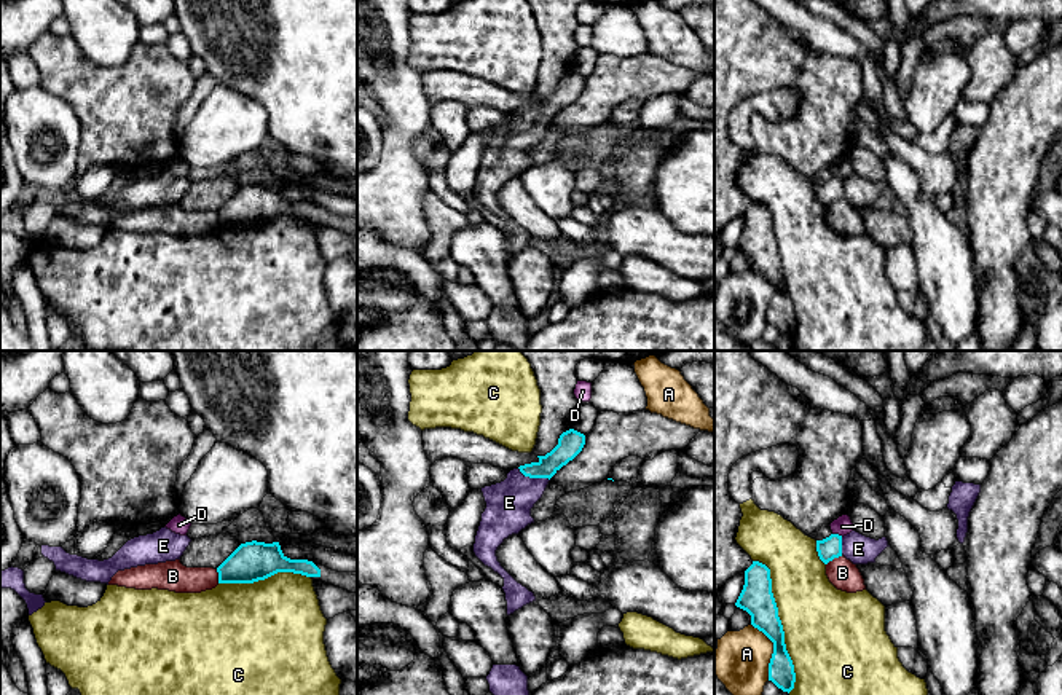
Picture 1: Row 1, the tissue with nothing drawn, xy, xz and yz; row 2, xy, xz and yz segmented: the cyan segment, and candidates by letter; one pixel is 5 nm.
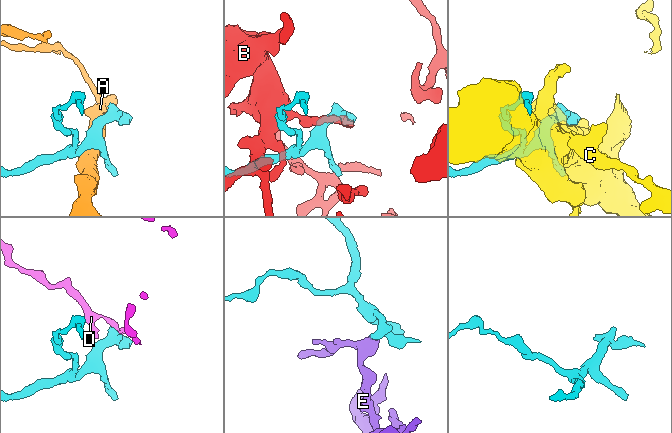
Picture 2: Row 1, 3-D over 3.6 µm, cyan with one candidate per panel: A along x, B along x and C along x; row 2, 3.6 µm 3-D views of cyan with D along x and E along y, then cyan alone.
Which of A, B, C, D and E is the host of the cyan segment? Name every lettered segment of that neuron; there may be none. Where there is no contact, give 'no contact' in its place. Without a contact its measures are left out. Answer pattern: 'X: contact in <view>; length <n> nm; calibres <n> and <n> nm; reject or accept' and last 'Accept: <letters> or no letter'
A: contact in yz; length 300 nm; calibres 150 and 280 nm; reject
B: contact in yz; length 100 nm; calibres 120 and 150 nm; reject
C: contact in yz; length 700 nm; calibres 170 and 440 nm; reject
D: contact in yz; length 60 nm; calibres 120 and 90 nm; reject
E: contact in xz; length 170 nm; calibres 130 and 220 nm; accept
Accept: E

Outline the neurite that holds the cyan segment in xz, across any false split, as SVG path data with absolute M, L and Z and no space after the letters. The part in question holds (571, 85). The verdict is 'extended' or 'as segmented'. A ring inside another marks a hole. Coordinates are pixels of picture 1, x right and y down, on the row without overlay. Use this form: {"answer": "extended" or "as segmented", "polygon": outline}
{"answer": "extended", "polygon": "M569 72L558 88L537 105L520 108L501 126L482 131L486 151L475 179L475 199L504 222L507 258L536 244L533 234L518 226L498 204L498 190L512 177L534 166L531 151L542 140L550 121L584 91L585 78Z"}

